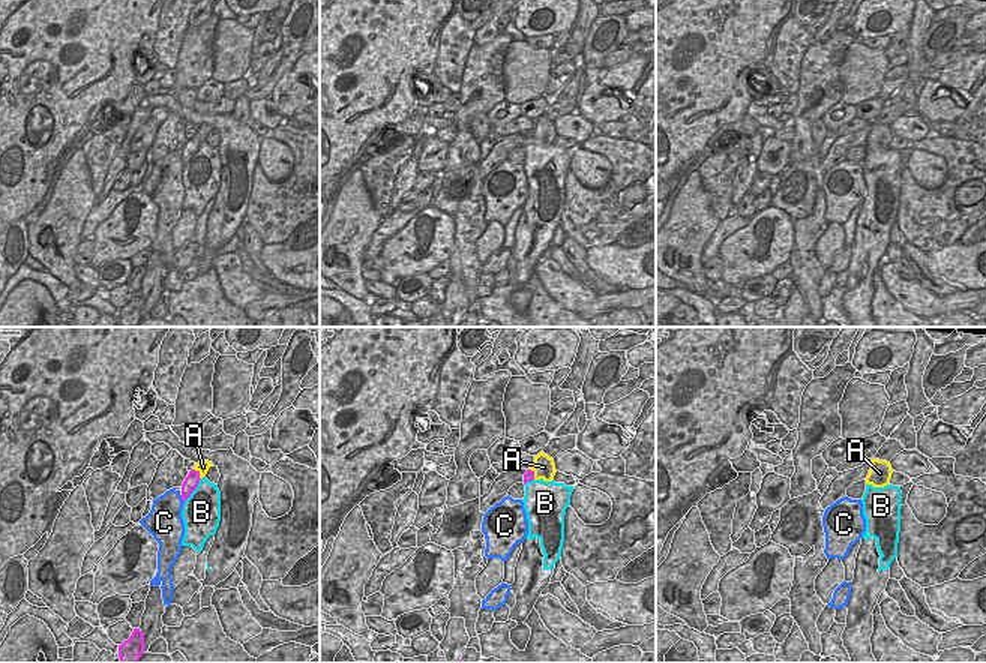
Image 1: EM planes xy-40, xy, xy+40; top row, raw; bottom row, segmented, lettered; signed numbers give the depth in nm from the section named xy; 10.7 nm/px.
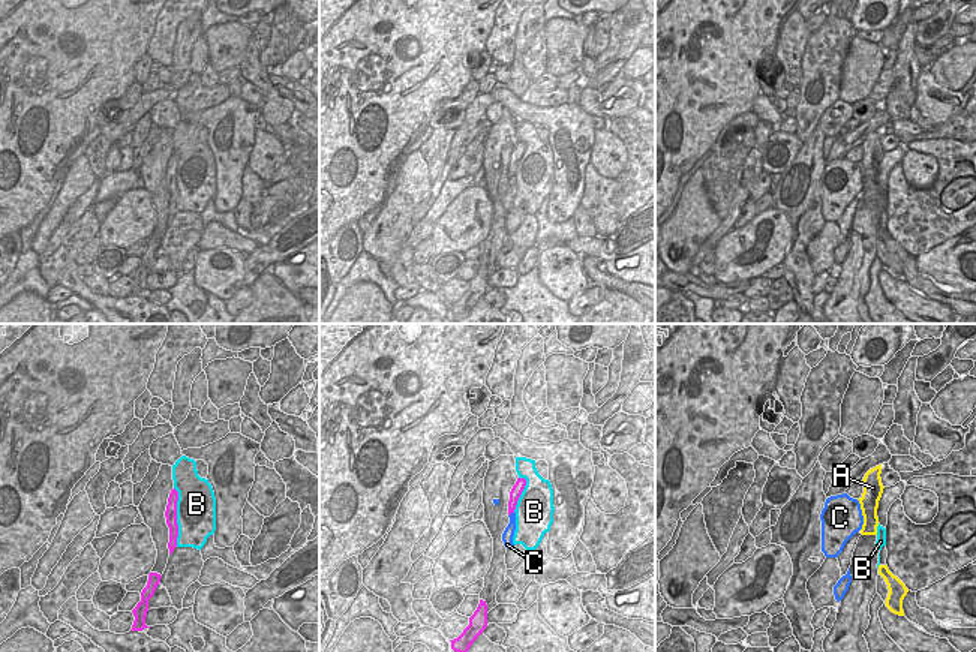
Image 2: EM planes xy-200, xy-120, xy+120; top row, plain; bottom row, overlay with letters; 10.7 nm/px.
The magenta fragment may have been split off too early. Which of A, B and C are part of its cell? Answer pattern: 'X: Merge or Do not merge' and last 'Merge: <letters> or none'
A: Do not merge
B: Do not merge
C: Do not merge
Merge: none

